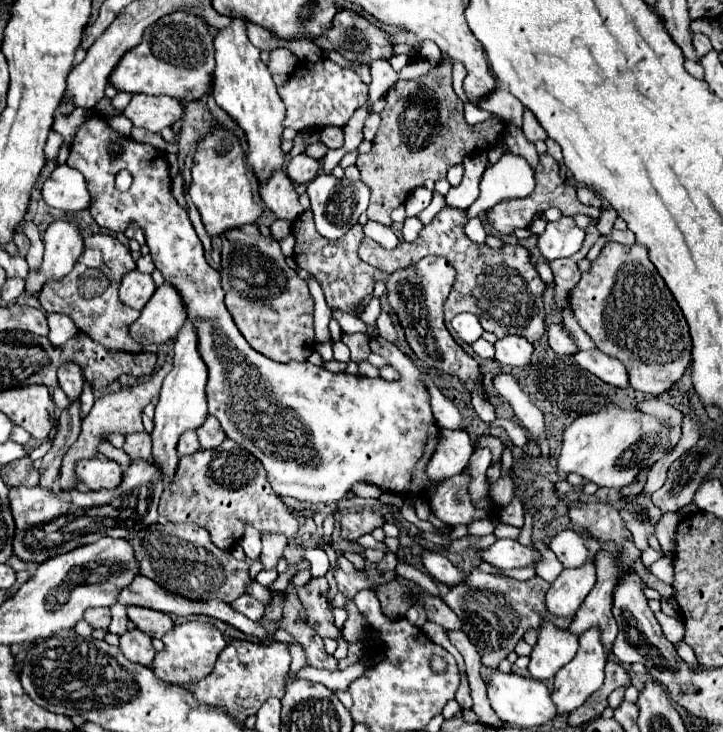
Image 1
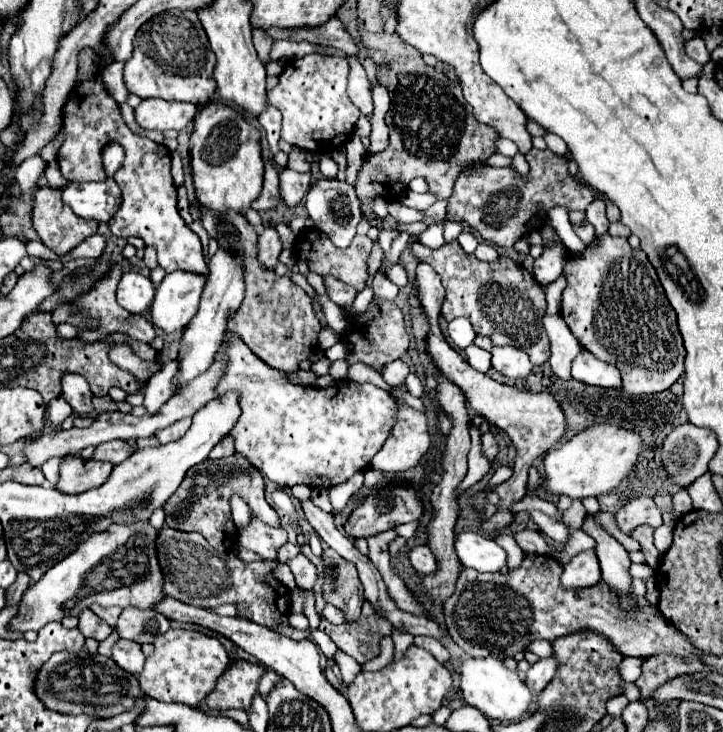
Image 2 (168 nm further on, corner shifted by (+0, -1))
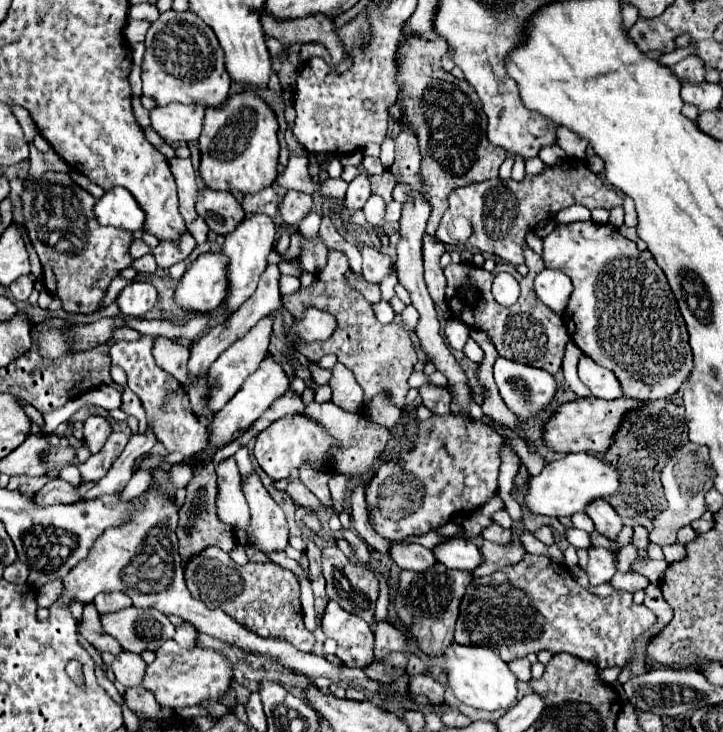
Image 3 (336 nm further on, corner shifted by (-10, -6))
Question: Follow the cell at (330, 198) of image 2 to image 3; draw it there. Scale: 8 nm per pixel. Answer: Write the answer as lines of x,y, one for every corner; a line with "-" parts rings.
358,244
358,248
360,248
362,260
364,260
364,264
362,264
364,278
368,278
368,282
382,282
382,278
392,270
390,258
368,244

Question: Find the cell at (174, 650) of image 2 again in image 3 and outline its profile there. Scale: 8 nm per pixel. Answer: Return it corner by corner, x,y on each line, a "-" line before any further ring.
174,640
164,642
160,650
156,650
156,660
146,668
146,676
142,686
150,690
162,706
168,708
186,708
196,706
204,700
220,700
232,684
232,662
224,658
222,652
212,648
192,648
184,650

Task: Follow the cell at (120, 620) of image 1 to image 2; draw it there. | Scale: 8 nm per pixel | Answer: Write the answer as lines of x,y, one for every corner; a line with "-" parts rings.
90,605
90,609
92,609
100,619
104,619
108,625
114,625
116,619
118,619
118,615
122,613
122,609
118,609
118,607
100,607
100,605

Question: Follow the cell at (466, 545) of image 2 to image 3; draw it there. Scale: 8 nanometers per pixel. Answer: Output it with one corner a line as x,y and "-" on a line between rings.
450,540
446,544
438,544
432,552
440,564
456,570
472,572
484,564
484,554
472,540

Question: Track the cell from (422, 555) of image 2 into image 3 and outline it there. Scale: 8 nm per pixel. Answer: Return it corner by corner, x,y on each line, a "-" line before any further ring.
392,544
390,548
390,556
392,560
404,568
404,570
414,570
414,572
420,572
420,570
430,570
434,564
436,564
436,558
432,554
432,550
420,546
420,544

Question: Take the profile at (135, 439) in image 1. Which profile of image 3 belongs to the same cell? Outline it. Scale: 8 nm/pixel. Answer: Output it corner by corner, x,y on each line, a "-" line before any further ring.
112,432
108,442
102,446
102,450
98,454
92,454
78,470
82,474
82,482
98,482
100,478
104,478
104,474
108,474
108,470
112,468
112,464
116,462
116,458
122,454
122,450
126,448
130,436
124,432

